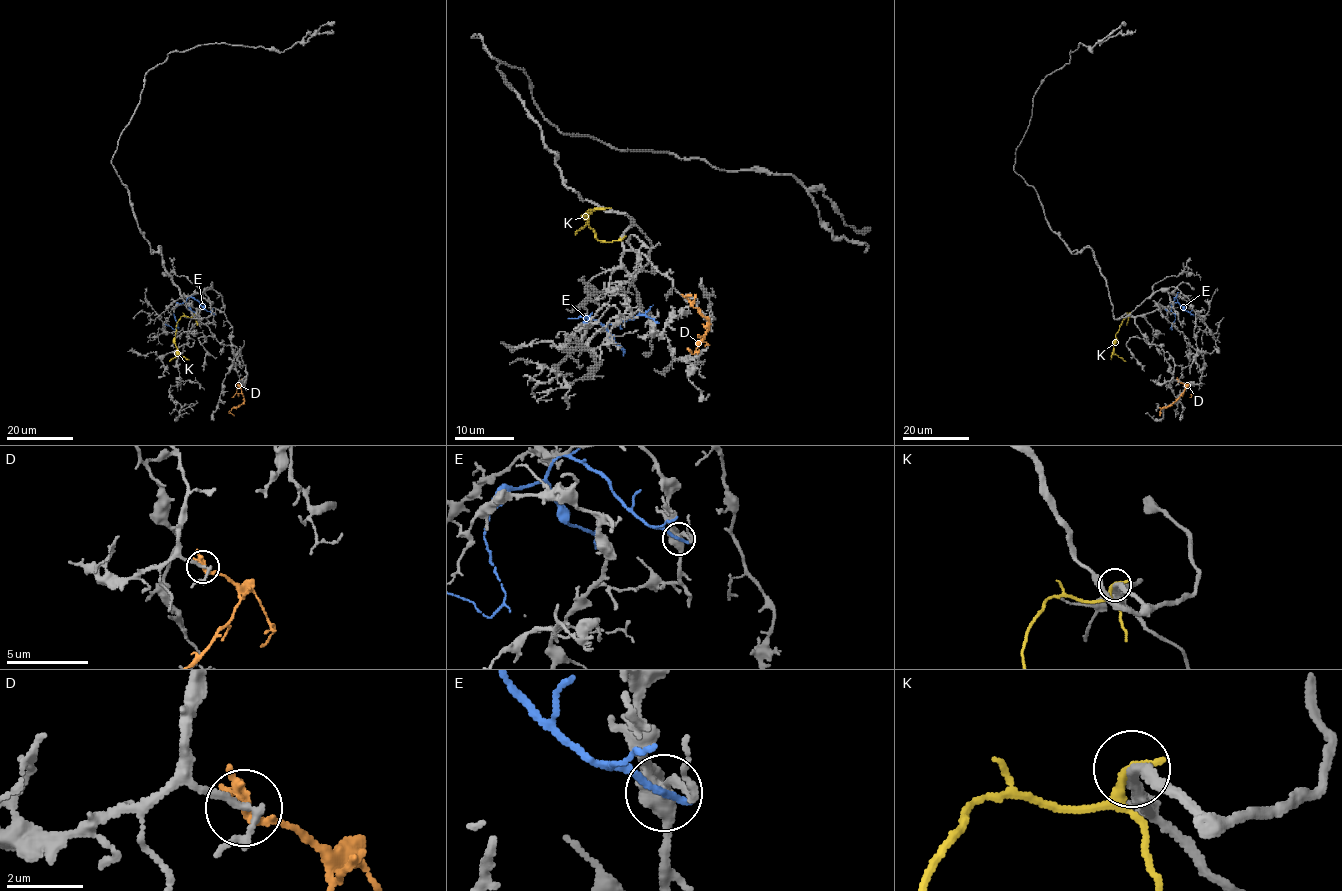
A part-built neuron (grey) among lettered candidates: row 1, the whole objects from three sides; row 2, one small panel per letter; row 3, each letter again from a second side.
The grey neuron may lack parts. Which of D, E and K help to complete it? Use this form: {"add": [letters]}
{"add": ["D"]}

